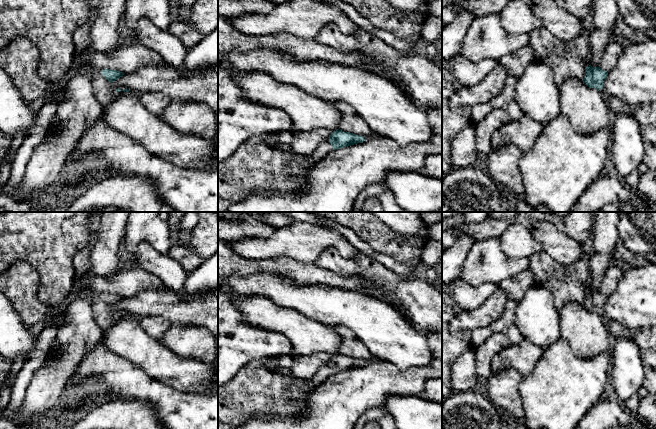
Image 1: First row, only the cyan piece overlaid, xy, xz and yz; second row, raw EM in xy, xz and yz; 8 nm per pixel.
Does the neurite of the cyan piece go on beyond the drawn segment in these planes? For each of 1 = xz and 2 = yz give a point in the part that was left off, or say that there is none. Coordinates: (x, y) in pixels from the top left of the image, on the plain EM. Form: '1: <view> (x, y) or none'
1: xz (255, 390)
2: yz (616, 330)

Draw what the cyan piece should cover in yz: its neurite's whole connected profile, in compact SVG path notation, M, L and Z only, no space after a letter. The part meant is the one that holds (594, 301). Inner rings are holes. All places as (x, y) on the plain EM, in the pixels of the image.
M587 281L585 284L585 301L584 307L590 311L597 313L612 337L615 339L635 339L635 330L628 329L619 323L609 320L603 313L603 306L608 299L607 295L602 294L600 291L592 291L590 289L590 282Z

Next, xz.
M336 354L330 362L310 378L278 374L265 368L260 360L248 362L229 382L218 385L218 429L233 429L244 425L254 416L267 419L298 416L305 409L311 392L323 384L333 374L363 367L363 360Z

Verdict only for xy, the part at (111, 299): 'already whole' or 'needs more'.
needs more

